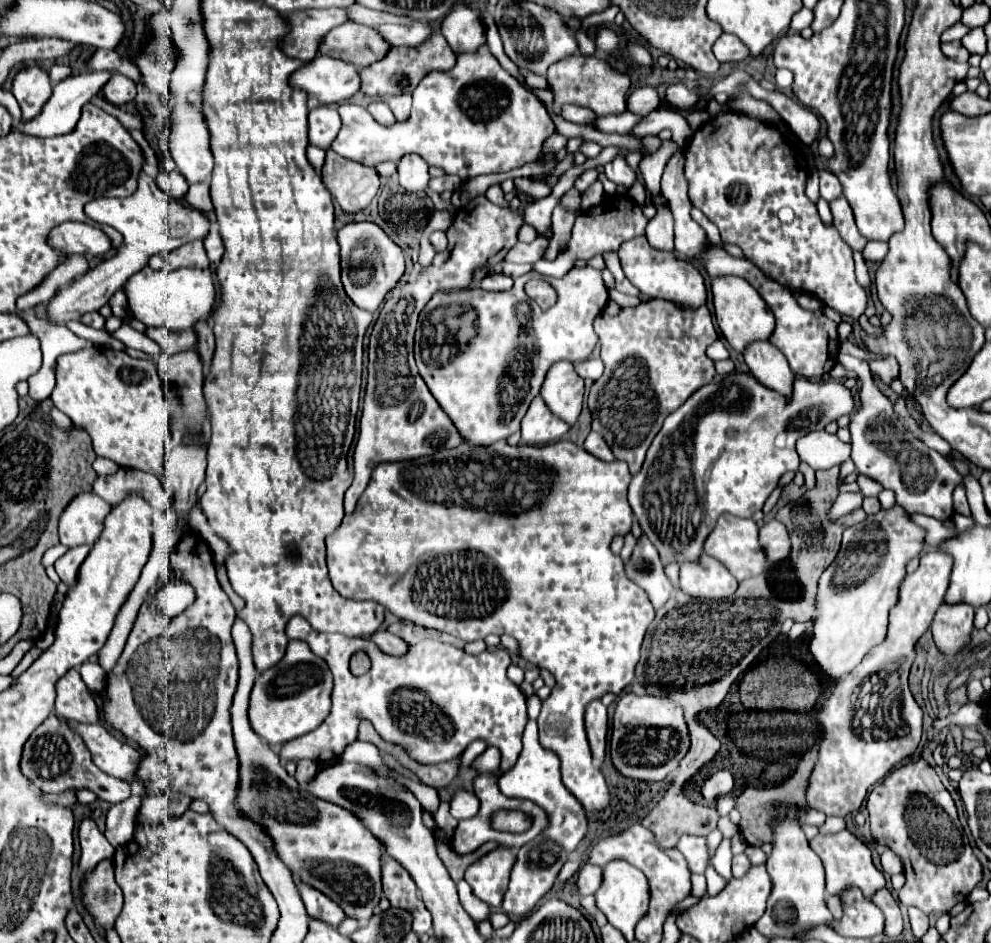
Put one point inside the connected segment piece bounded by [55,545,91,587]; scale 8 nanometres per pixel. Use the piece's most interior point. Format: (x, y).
(67, 566)

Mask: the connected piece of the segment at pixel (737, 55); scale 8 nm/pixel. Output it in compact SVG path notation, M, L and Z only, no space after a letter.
M723 33L717 39L717 43L713 47L713 53L721 63L723 61L745 61L745 59L751 57L749 49L741 43L741 39L731 35L731 33Z

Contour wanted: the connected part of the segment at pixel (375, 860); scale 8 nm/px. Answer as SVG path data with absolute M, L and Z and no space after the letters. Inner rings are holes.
M239 617L233 623L233 641L241 663L239 685L231 707L233 739L239 755L239 795L235 799L235 807L239 807L247 819L261 823L263 831L267 831L273 841L279 861L285 863L293 879L311 883L311 887L323 891L329 899L335 899L347 917L367 921L373 915L373 909L379 905L383 845L351 811L301 791L299 783L281 765L279 755L253 733L247 721L247 703L257 669L253 667L251 659L251 633Z

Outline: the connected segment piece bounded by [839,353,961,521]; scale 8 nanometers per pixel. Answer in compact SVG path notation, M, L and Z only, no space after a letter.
M841 353L839 363L845 365L847 371L855 371L857 377L863 381L859 389L859 409L855 411L855 415L851 415L851 425L849 425L851 441L853 441L851 459L859 475L865 475L881 483L885 489L895 491L897 503L907 513L923 513L939 521L949 519L953 515L951 493L955 485L961 483L961 475L957 473L953 463L943 455L939 455L937 451L923 445L913 433L909 433L903 427L903 423L893 413L891 401L873 383L867 361Z

